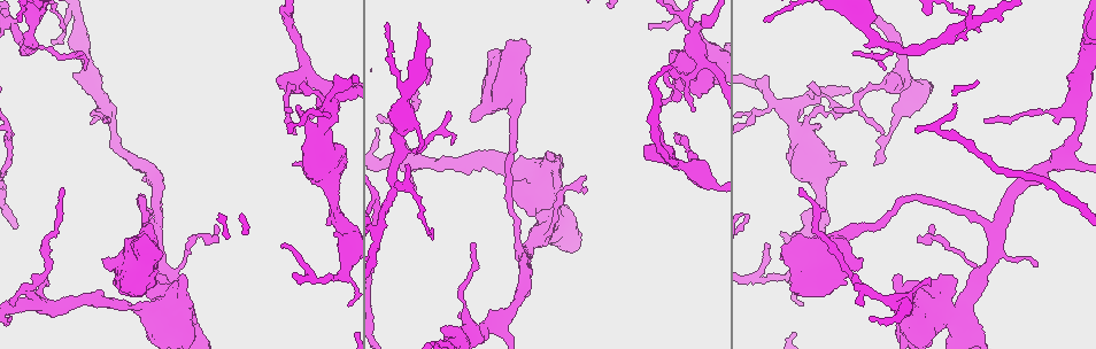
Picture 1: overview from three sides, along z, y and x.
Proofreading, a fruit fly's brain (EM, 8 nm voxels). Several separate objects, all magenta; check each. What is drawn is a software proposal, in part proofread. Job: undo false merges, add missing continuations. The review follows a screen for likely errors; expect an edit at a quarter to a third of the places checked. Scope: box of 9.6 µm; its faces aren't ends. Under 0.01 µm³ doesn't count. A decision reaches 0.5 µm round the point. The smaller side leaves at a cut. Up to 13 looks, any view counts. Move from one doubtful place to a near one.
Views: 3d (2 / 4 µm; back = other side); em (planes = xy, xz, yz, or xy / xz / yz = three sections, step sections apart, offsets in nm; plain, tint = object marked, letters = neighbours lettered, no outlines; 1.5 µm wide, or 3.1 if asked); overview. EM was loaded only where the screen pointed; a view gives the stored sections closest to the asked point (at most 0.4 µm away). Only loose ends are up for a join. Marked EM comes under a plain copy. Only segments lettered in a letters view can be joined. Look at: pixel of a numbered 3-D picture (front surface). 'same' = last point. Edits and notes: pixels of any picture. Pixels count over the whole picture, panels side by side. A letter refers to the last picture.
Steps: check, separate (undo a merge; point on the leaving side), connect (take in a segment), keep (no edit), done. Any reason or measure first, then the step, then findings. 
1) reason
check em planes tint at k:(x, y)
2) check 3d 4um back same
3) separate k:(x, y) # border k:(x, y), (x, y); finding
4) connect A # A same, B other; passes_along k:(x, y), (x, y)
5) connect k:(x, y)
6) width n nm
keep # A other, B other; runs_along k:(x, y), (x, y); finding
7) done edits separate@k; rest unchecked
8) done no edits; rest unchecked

thin end
check em xz step 8 tint at 1:(20, 22)

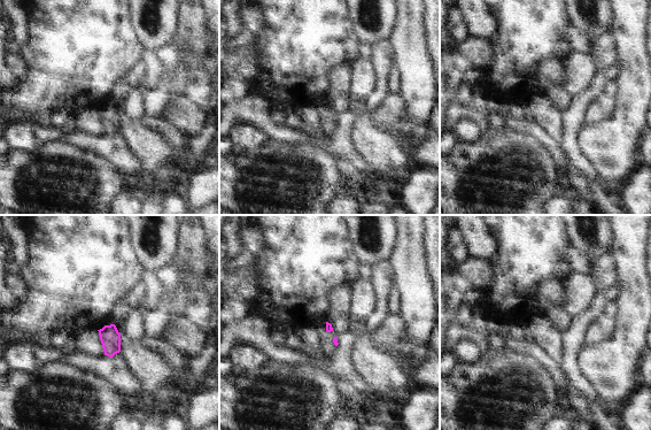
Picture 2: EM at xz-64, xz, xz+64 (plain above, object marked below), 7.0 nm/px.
cut it another way
check em planes letters same

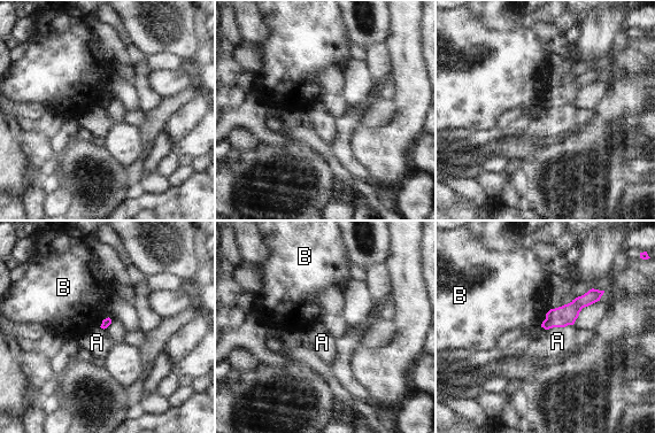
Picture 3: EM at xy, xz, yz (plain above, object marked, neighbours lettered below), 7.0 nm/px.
keep # A other, B other; border 3:(572, 324), (545, 330); none of them fits

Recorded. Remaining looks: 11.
thin neck
check 3d 4um at 1:(821, 97)

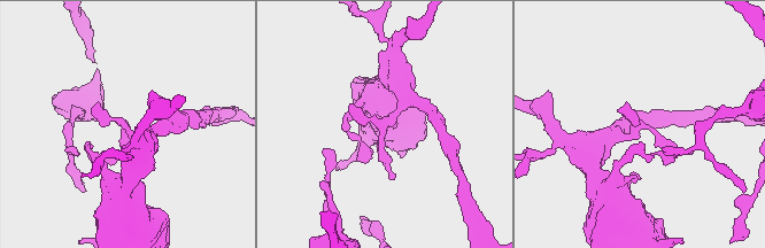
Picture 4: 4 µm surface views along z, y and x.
need the tissue
check em xz step 4 tint at 4:(637, 130)

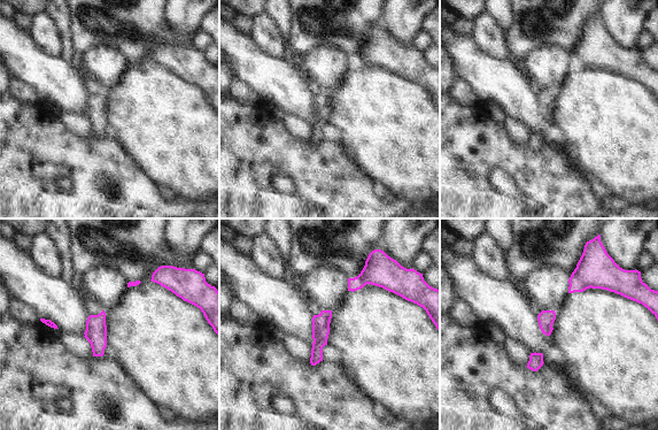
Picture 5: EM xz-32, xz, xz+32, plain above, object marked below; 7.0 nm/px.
see the neighbours
check em xz step 4 letters same

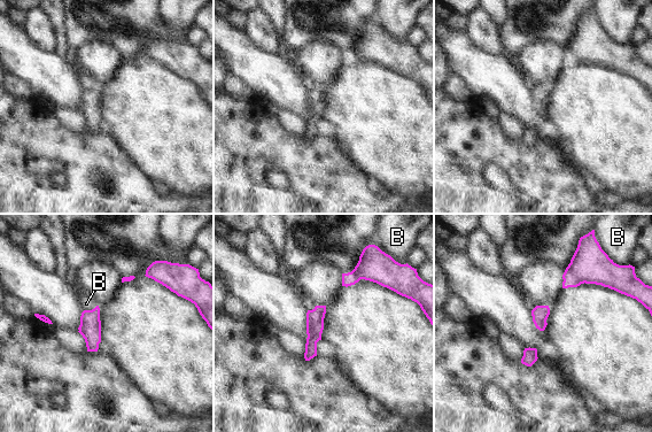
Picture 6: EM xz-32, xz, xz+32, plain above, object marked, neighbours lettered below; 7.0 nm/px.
width 120 nm
keep # B other; runs_along 6:(323, 308), (315, 317), (308, 356); continuous, no second neuron

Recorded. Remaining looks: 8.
thin end
check 3d 2um at 1:(297, 133)

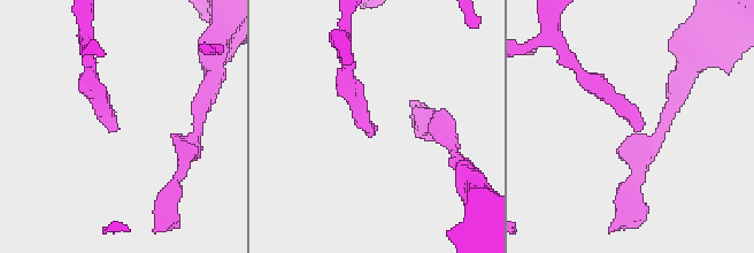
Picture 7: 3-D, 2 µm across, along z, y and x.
check em planes letters at 7:(118, 128)

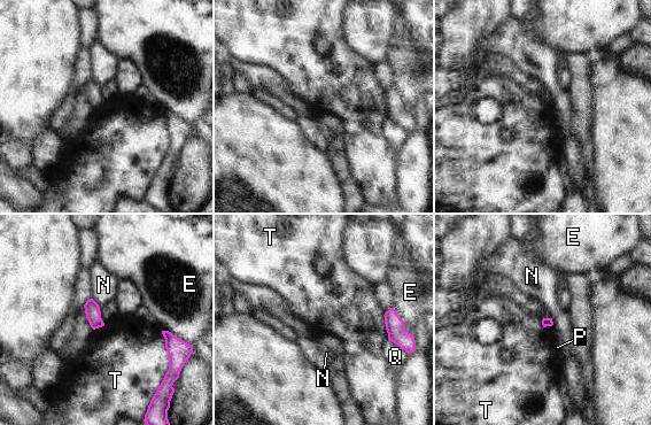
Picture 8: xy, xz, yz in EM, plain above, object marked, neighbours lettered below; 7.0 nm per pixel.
keep # E other, N other, P other, Q other, T other; border 8:(161, 332), (168, 360), (164, 376); no lettered segment goes on from it

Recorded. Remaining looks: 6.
side arm on a straight run
check em planes letters at 1:(546, 224)

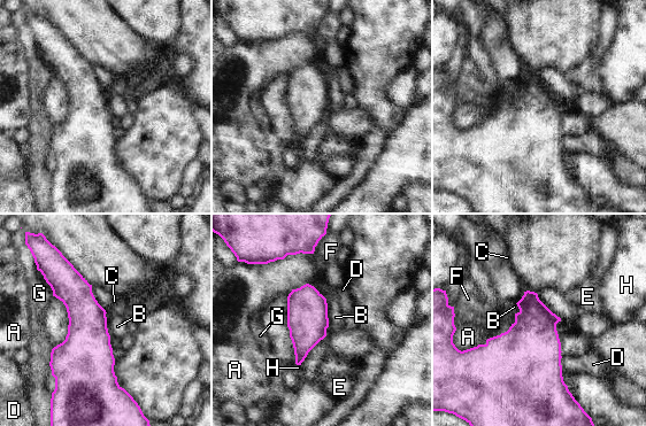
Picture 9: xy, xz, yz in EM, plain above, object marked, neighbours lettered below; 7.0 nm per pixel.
keep # A other, B other, C other, D other, E other, F other, G other, H other; border 9:(313, 253), (238, 262); continuous, no second neuron

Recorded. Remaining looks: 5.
thick end
check 3d 4um at 1:(861, 259)

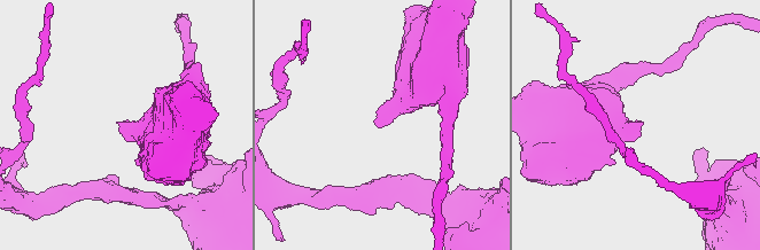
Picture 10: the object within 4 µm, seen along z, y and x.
need the tissue
check em xy step 8 letters at 10:(378, 127)

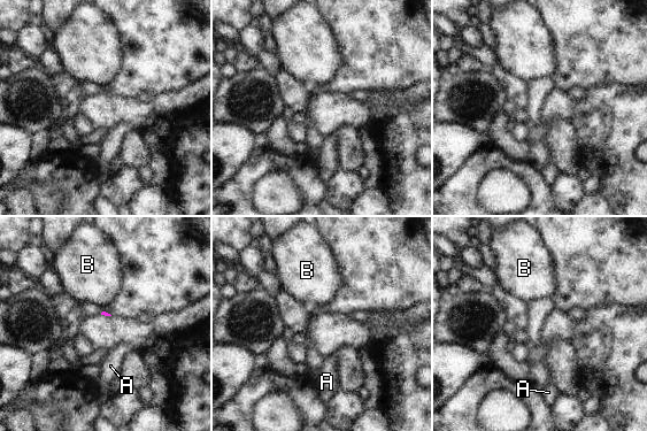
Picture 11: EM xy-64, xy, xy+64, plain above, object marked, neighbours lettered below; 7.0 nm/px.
check em yz step 4 letters same

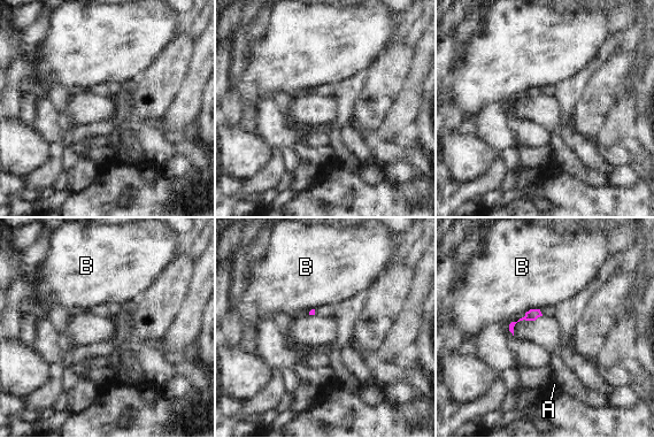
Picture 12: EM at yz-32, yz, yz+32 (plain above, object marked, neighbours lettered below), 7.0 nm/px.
keep # A other, B other; border 12:(539, 308), (530, 308), (525, 313); none of them fits

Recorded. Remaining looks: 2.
done no edits; rest unchecked

